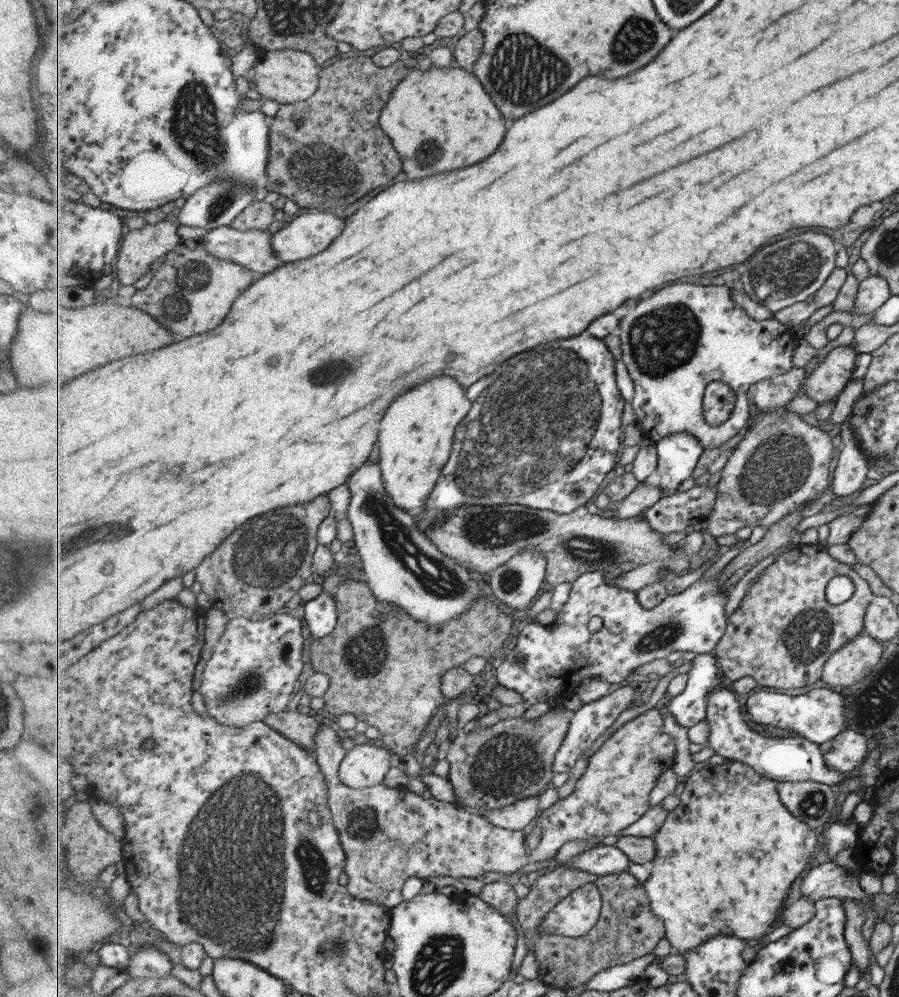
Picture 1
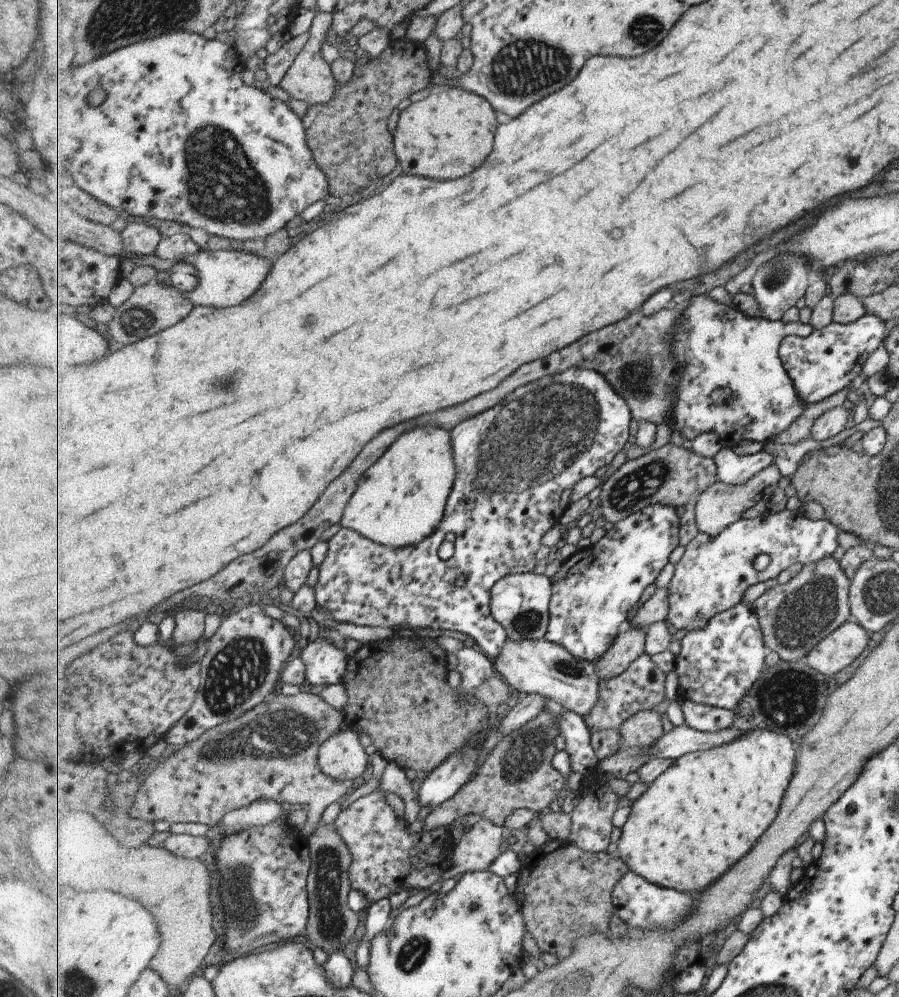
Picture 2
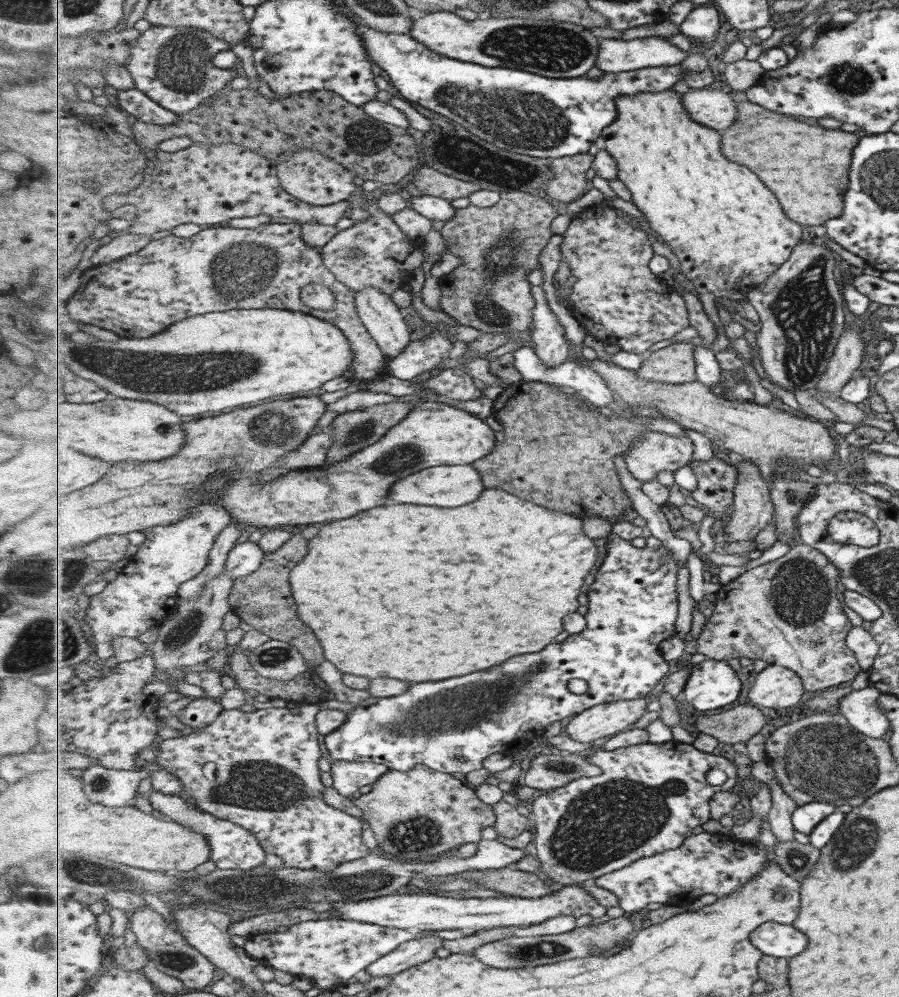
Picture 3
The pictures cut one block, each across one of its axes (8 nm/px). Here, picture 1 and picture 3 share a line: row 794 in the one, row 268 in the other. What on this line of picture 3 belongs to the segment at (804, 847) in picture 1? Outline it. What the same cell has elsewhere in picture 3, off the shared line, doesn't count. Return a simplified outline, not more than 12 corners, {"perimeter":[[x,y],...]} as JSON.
{"perimeter":[[672,89],[620,97],[615,157],[717,336],[805,230]]}

